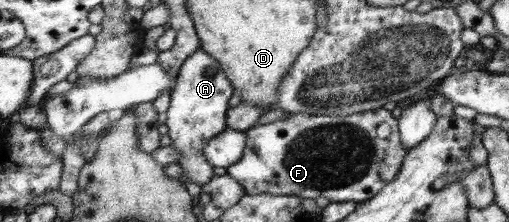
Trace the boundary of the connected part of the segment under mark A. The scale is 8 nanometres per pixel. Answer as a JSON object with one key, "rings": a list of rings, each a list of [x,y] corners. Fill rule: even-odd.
{"rings":[[[198,49],[194,55],[190,55],[177,73],[173,90],[170,92],[169,108],[166,111],[166,127],[168,137],[175,150],[182,154],[179,162],[183,167],[183,176],[201,186],[207,184],[214,175],[214,167],[210,165],[201,151],[205,143],[226,131],[226,114],[230,109],[228,100],[236,93],[230,80],[224,74],[222,67],[211,57]]]}

